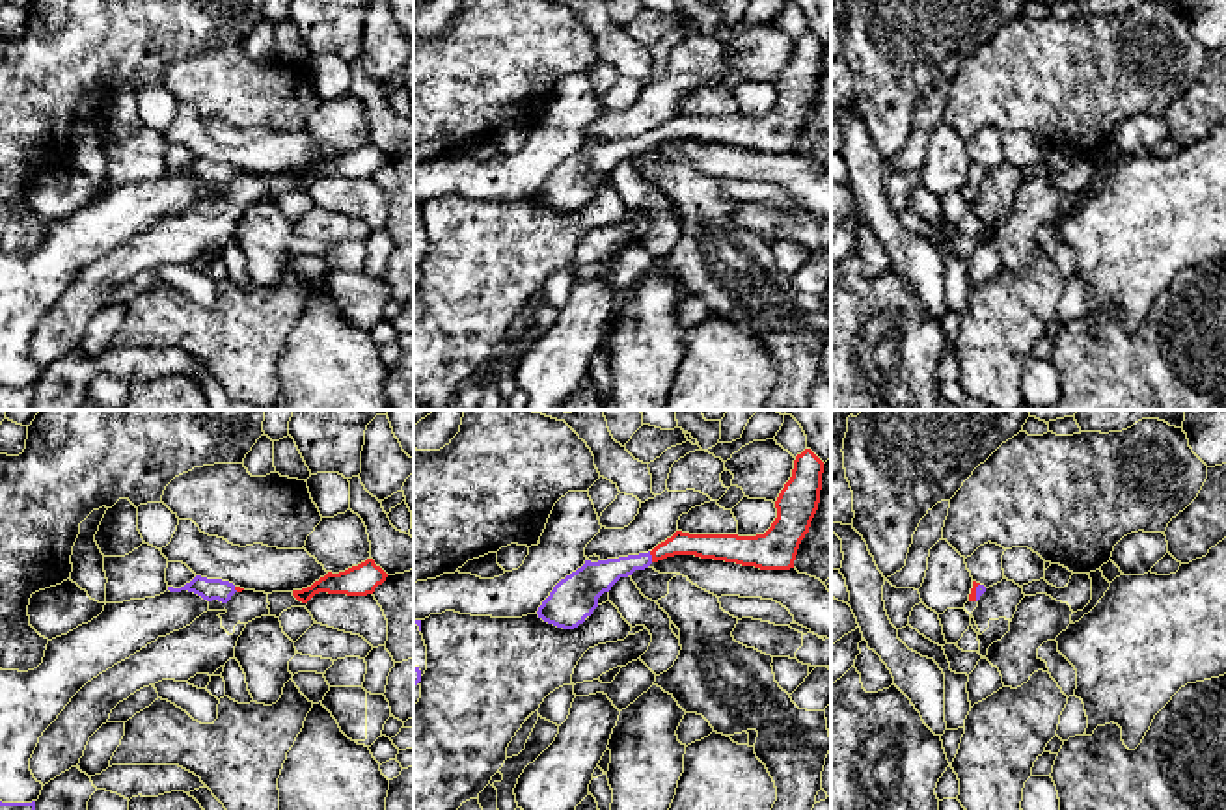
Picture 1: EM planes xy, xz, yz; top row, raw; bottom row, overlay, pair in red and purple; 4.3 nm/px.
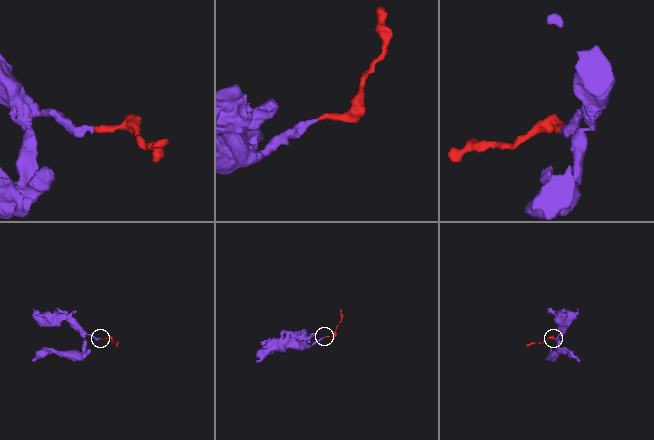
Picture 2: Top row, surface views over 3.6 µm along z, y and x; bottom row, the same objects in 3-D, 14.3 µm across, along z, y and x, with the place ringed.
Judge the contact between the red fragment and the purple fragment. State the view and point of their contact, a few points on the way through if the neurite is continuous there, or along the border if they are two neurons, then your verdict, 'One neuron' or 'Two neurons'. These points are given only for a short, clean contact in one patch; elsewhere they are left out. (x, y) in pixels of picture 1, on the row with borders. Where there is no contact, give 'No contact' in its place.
Touches red at xz (653, 557). Path across: xz (707, 546), (671, 546), (653, 557), (613, 568), (599, 578). One neuron

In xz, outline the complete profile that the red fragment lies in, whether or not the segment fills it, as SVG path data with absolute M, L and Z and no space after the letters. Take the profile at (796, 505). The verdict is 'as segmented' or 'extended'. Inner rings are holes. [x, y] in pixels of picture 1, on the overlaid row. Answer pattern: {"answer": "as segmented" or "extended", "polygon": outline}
{"answer": "extended", "polygon": "M805 449L794 460L790 480L781 490L777 518L764 534L689 534L676 531L648 553L591 562L561 579L542 601L537 614L548 624L574 629L598 607L598 598L635 570L674 555L695 555L755 566L760 570L790 570L801 540L818 510L824 462Z"}

